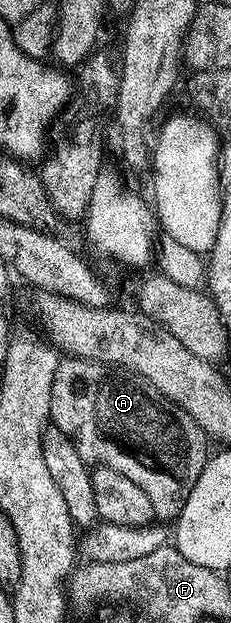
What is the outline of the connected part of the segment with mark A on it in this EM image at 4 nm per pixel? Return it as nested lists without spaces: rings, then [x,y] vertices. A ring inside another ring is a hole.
[[[67,356],[60,361],[53,376],[50,421],[71,438],[81,460],[88,467],[112,469],[126,479],[133,480],[149,496],[155,518],[163,524],[174,523],[179,517],[209,457],[209,439],[201,427],[183,409],[161,396],[157,388],[134,374],[120,372],[98,362],[87,362],[83,358]]]

